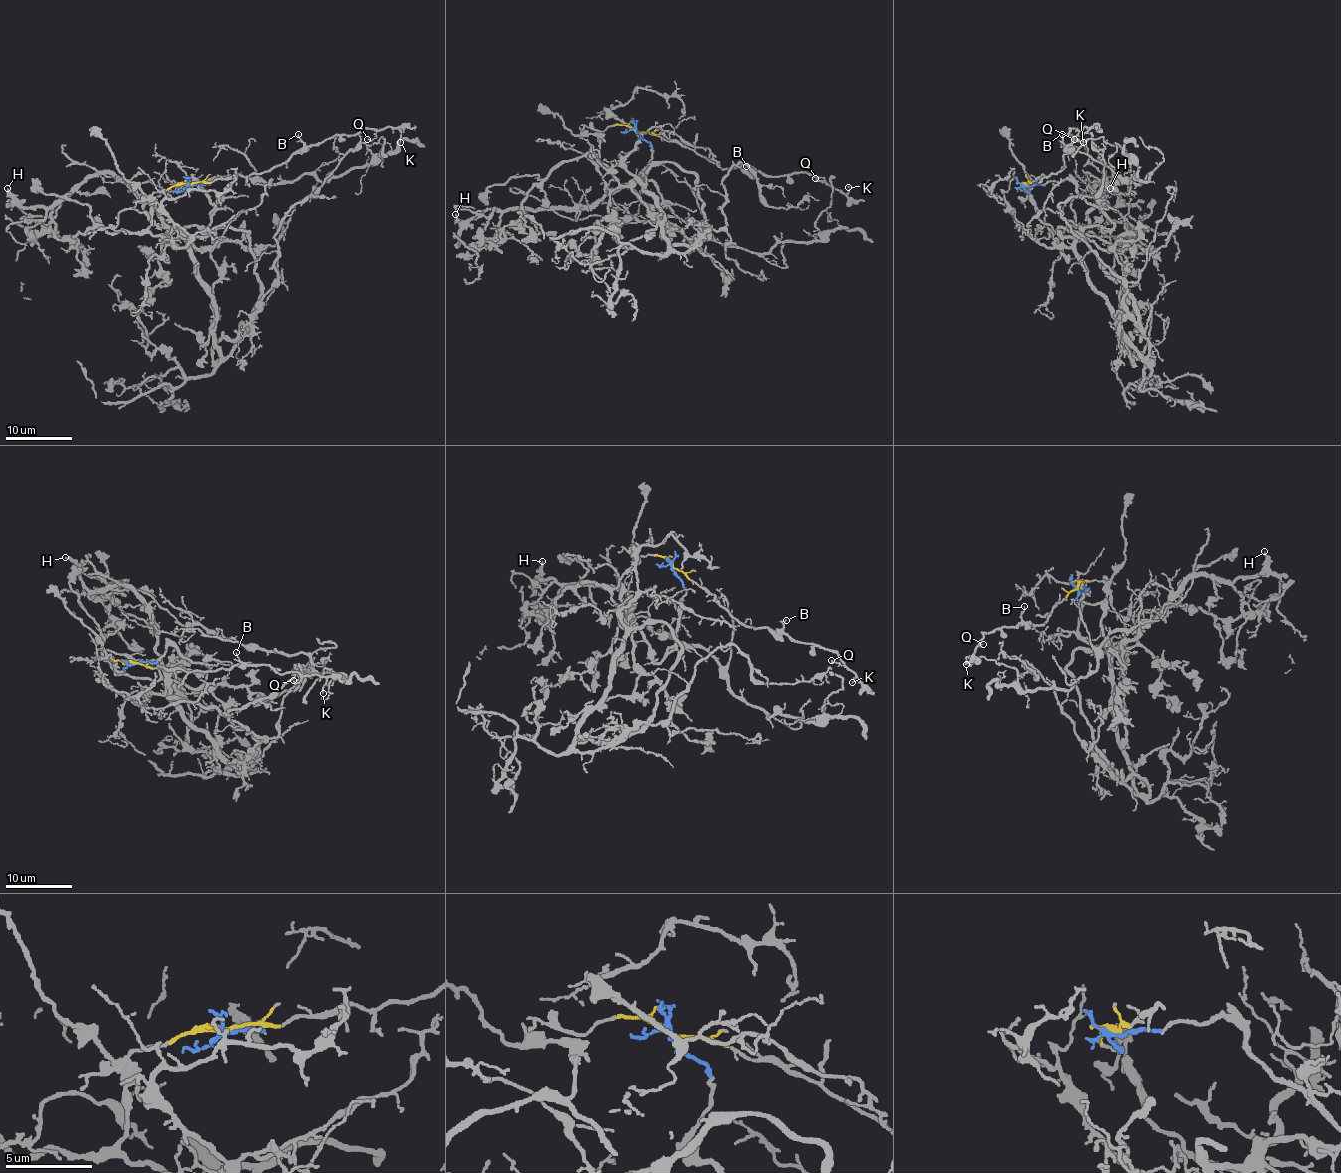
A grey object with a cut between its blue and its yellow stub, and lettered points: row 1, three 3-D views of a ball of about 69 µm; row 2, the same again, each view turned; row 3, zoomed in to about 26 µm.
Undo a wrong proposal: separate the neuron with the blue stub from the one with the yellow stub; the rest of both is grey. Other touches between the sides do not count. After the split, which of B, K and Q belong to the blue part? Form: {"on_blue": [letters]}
{"on_blue": []}

